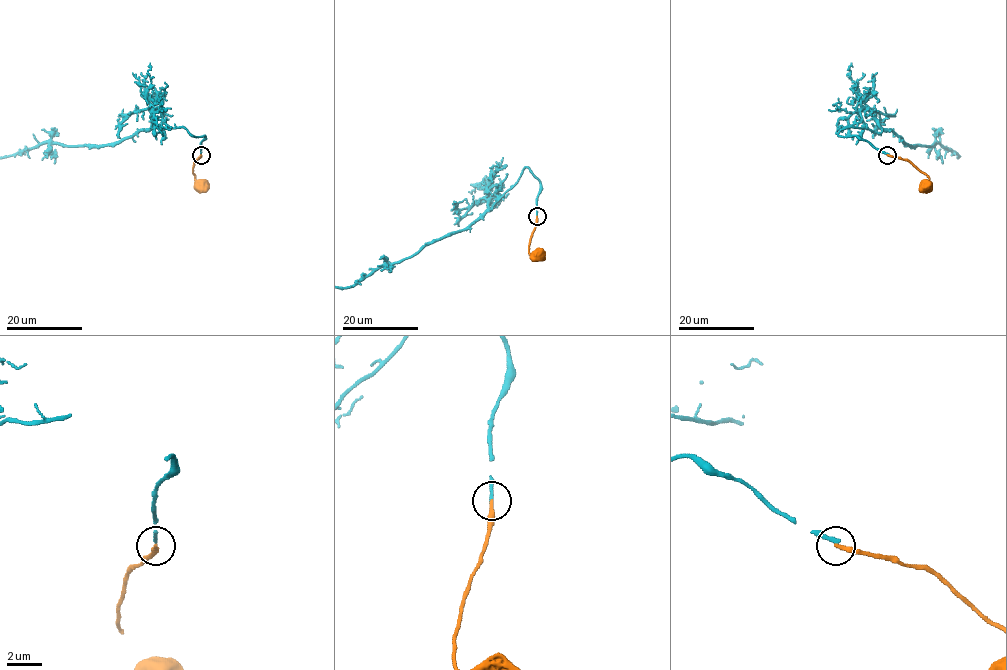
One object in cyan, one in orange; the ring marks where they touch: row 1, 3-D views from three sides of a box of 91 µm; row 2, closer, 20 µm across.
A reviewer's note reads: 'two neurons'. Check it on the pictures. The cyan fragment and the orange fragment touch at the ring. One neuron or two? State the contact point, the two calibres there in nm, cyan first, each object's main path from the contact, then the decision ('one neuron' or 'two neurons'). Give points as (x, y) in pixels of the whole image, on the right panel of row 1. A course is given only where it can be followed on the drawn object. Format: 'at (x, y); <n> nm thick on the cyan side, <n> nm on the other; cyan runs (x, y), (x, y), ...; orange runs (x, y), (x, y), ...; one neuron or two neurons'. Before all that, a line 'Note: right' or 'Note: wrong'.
Note: right
at (887, 155); 240 nm thick on the cyan side, 260 nm on the other; orange runs (887, 155), (908, 160), (928, 178), (925, 184); two neurons

